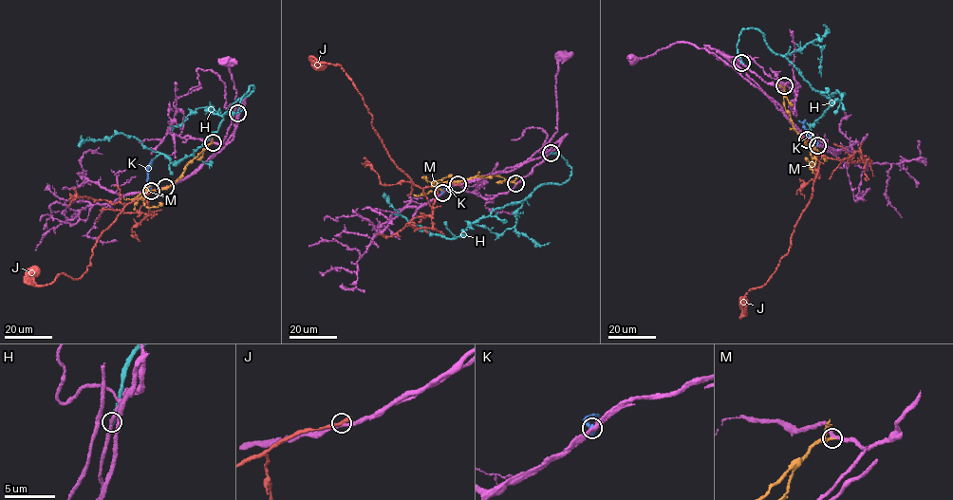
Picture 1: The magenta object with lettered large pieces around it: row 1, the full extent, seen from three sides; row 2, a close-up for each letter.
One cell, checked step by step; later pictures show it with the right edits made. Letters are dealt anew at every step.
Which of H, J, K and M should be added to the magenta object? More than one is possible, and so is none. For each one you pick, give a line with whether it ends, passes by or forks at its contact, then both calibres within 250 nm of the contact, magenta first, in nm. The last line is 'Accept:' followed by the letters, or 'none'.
M: it ends; calibres 260 and 200 nm
Accept: M

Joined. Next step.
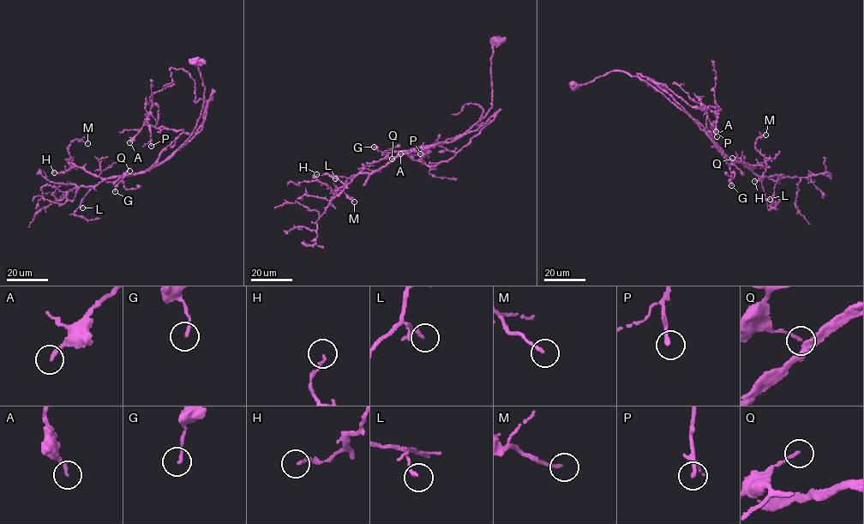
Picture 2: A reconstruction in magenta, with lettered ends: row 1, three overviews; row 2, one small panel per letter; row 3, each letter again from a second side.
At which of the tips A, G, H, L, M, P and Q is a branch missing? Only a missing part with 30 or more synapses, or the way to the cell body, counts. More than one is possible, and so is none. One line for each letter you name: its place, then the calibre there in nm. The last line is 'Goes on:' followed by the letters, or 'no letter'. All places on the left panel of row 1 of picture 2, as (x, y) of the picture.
Goes on: no letter

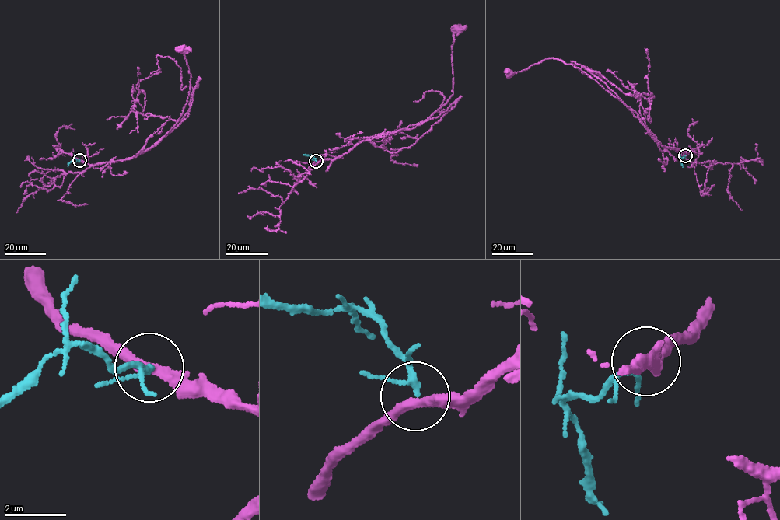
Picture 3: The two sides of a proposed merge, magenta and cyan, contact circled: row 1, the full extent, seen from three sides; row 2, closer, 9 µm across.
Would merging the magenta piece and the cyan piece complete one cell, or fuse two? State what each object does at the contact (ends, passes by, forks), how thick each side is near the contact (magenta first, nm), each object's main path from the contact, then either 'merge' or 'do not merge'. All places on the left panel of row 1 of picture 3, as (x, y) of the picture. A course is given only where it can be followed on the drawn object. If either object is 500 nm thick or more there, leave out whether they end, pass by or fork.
magenta passes by; cyan passes by; 320 nm thick on the magenta side, 150 nm on the other; magenta runs (78, 160), (148, 150), (186, 119), (197, 85), (184, 117), (108, 167), (127, 172); cyan runs (78, 160), (72, 159), (68, 166); merge

